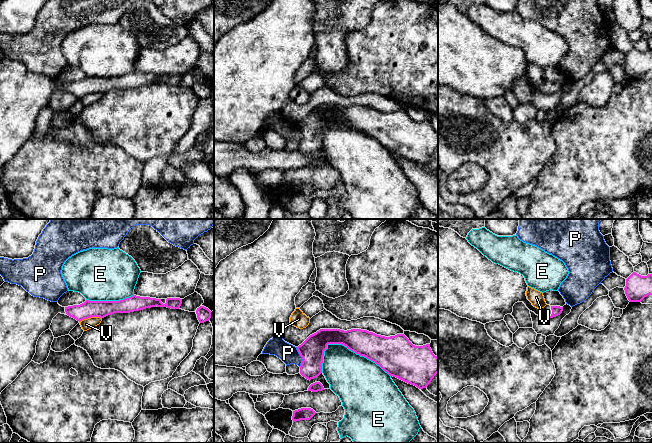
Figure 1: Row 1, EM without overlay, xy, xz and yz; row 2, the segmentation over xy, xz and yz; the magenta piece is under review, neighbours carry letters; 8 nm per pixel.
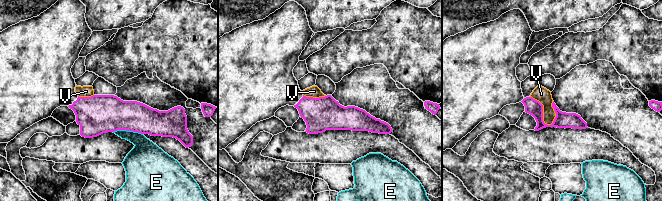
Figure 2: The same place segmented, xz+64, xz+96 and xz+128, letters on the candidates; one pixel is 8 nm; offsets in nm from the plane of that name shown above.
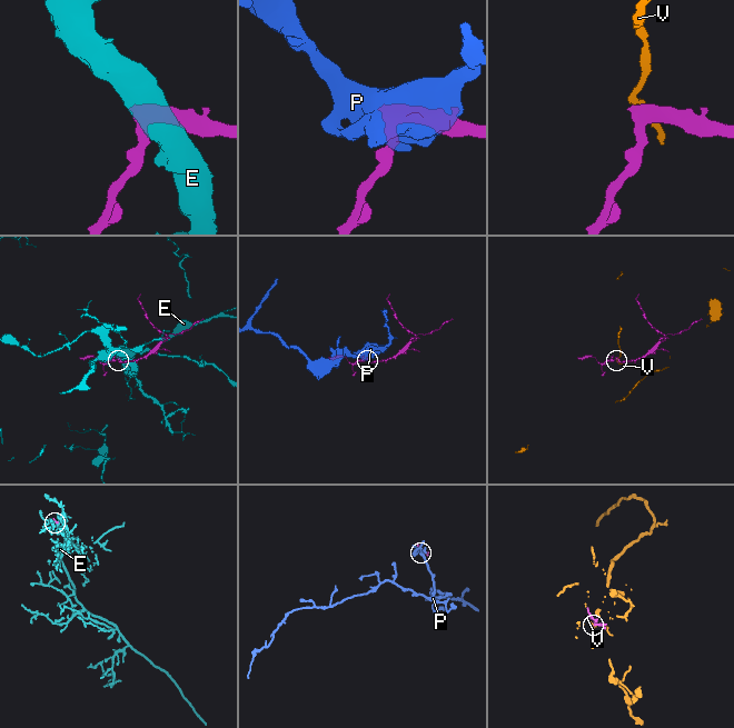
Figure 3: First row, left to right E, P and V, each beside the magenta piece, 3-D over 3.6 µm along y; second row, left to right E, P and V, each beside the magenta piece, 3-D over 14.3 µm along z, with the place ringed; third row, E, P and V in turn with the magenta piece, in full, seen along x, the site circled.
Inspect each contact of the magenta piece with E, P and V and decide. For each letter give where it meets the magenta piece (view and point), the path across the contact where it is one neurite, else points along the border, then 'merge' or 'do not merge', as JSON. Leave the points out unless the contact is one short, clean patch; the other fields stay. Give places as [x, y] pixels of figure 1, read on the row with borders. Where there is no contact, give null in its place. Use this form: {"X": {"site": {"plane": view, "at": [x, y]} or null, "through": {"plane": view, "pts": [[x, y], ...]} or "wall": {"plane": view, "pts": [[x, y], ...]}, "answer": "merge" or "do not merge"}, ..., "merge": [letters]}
{"E": {"site": {"plane": "xz", "at": [356, 353]}, "answer": "do not merge"}, "P": {"site": {"plane": "xz", "at": [301, 356]}, "answer": "do not merge"}, "V": {"site": {"plane": "xy", "at": [90, 317]}, "wall": {"plane": "xy", "pts": [[101, 317], [88, 317], [79, 321]]}, "answer": "do not merge"}, "merge": []}

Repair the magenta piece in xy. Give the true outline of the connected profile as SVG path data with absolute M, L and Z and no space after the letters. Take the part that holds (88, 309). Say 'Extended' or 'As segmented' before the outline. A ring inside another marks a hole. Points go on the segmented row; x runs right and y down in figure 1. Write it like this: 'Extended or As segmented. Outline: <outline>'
Extended. Outline: M4 282L0 286L0 394L32 361L40 335L50 329L52 320L58 313L80 322L91 317L104 318L114 313L130 313L156 306L179 309L181 304L180 298L167 298L163 304L161 299L133 295L119 301L86 300L80 305L62 307L58 302L32 296L22 286Z

